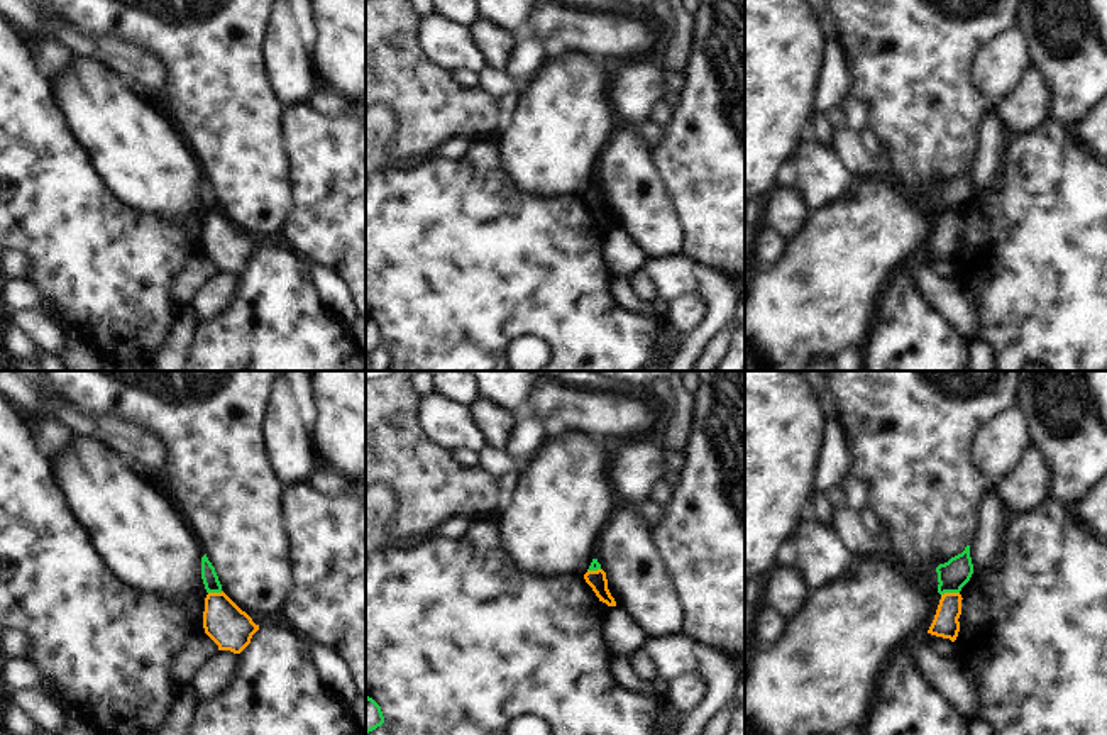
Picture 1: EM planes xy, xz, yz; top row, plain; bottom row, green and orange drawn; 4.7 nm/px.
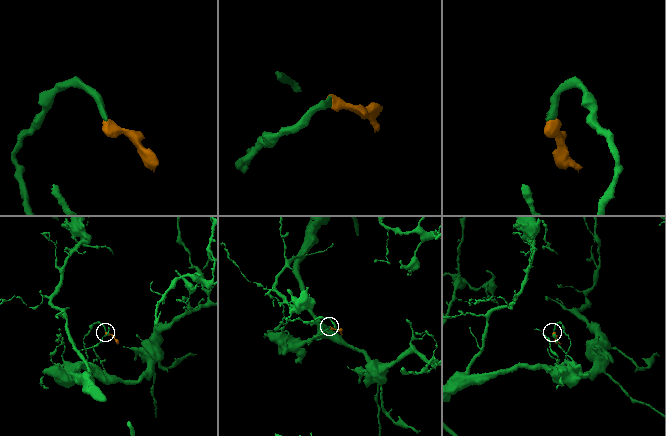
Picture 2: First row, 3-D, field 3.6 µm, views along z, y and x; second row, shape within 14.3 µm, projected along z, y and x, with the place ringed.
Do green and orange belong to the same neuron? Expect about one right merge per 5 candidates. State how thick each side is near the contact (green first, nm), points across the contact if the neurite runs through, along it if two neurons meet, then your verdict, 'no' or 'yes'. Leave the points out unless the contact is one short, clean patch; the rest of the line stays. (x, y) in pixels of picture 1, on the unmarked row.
calibres 140 and 120 nm; border yz (958, 212), (945, 212), (941, 215); no

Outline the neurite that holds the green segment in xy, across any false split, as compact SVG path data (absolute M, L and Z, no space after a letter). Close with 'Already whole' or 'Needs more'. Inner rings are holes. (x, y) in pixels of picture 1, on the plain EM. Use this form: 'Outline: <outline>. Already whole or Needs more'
Outline: M207 174L201 178L201 200L207 213L222 213L222 205Z. Already whole.

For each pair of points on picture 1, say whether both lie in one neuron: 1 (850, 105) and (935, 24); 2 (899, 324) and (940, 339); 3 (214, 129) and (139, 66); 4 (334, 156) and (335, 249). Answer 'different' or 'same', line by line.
1: different
2: same
3: different
4: same

